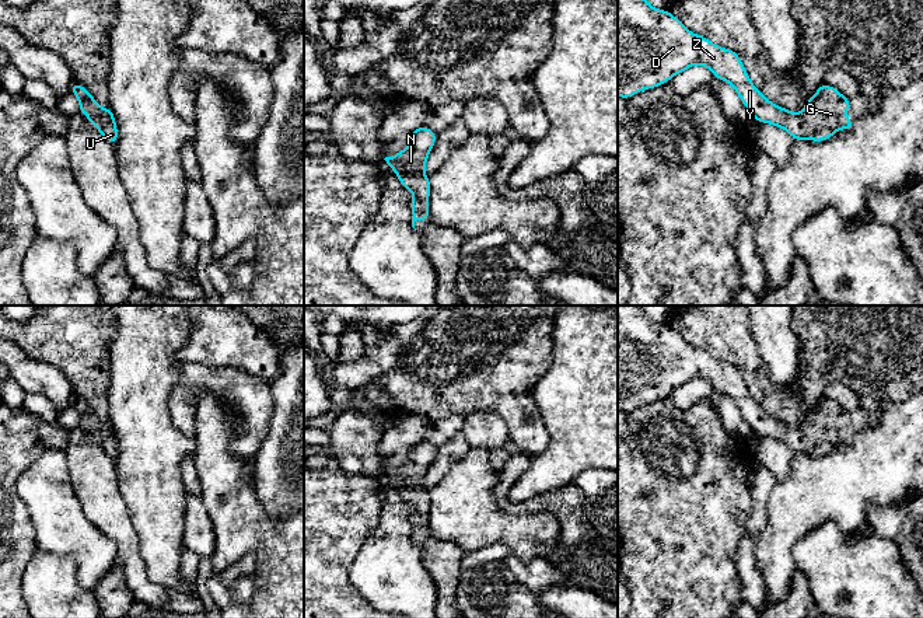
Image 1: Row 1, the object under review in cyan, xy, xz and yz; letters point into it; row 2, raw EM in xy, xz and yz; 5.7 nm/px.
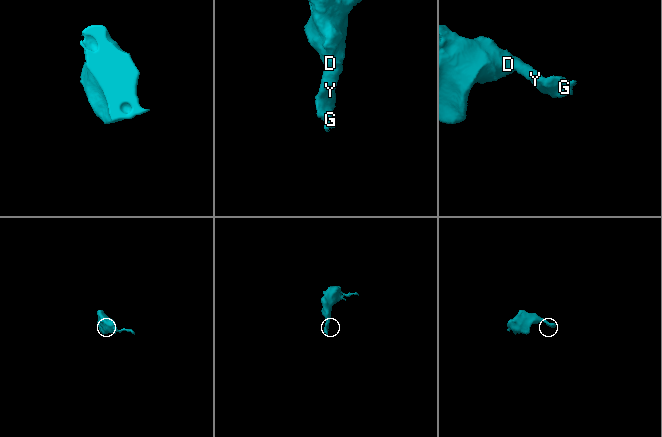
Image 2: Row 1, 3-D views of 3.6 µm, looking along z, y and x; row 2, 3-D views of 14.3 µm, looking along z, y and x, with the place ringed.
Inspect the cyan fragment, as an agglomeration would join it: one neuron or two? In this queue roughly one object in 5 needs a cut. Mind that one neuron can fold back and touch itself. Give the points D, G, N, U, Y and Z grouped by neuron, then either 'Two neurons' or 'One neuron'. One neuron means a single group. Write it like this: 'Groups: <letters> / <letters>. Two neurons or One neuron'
Groups: D G N U Y Z. One neuron

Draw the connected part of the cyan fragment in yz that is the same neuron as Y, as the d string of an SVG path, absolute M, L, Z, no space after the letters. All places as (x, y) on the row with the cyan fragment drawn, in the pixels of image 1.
M618 0L618 97L629 99L640 91L667 84L672 76L695 64L707 67L717 80L730 83L755 121L782 128L794 140L825 142L839 129L852 130L854 126L854 121L846 118L852 98L832 85L822 83L801 112L794 114L770 102L754 85L734 50L690 32L668 10L657 10L647 0Z

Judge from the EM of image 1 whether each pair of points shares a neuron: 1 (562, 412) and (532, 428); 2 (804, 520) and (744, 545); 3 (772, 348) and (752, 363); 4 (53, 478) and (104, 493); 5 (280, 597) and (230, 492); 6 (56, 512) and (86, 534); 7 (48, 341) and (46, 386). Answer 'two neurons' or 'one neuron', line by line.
1: two neurons
2: two neurons
3: two neurons
4: two neurons
5: one neuron
6: one neuron
7: two neurons

